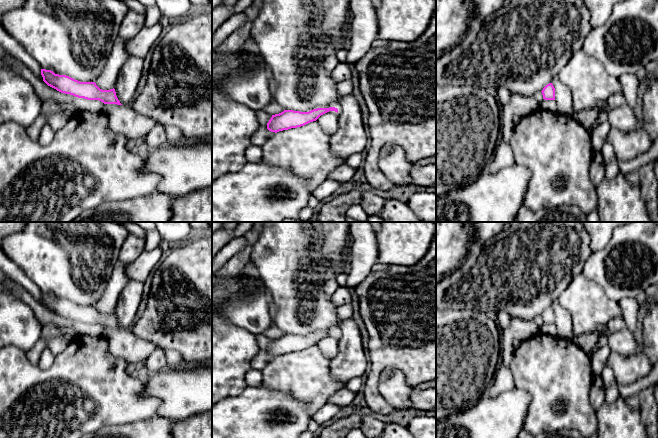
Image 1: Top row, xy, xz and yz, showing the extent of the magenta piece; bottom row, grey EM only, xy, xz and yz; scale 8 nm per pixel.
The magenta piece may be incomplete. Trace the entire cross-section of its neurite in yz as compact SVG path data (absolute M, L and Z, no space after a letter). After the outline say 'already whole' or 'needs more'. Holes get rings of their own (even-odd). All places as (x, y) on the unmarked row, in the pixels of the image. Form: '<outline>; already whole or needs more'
M552 307L547 308L541 316L543 319L543 323L555 324L555 312Z; already whole

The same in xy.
M41 293L43 305L50 311L65 318L87 324L99 324L104 328L122 329L115 313L102 314L95 306L80 306L66 299L55 298L51 294Z; already whole

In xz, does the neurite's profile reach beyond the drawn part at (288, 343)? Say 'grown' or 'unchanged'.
unchanged

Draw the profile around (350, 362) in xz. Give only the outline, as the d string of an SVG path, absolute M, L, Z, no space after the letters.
M353 318L340 321L338 353L331 359L330 373L338 381L347 383L352 378L367 374L369 361L364 354L361 334Z

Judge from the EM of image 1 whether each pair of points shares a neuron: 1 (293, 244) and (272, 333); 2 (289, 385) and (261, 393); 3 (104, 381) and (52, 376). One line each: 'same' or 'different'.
1: different
2: different
3: same

